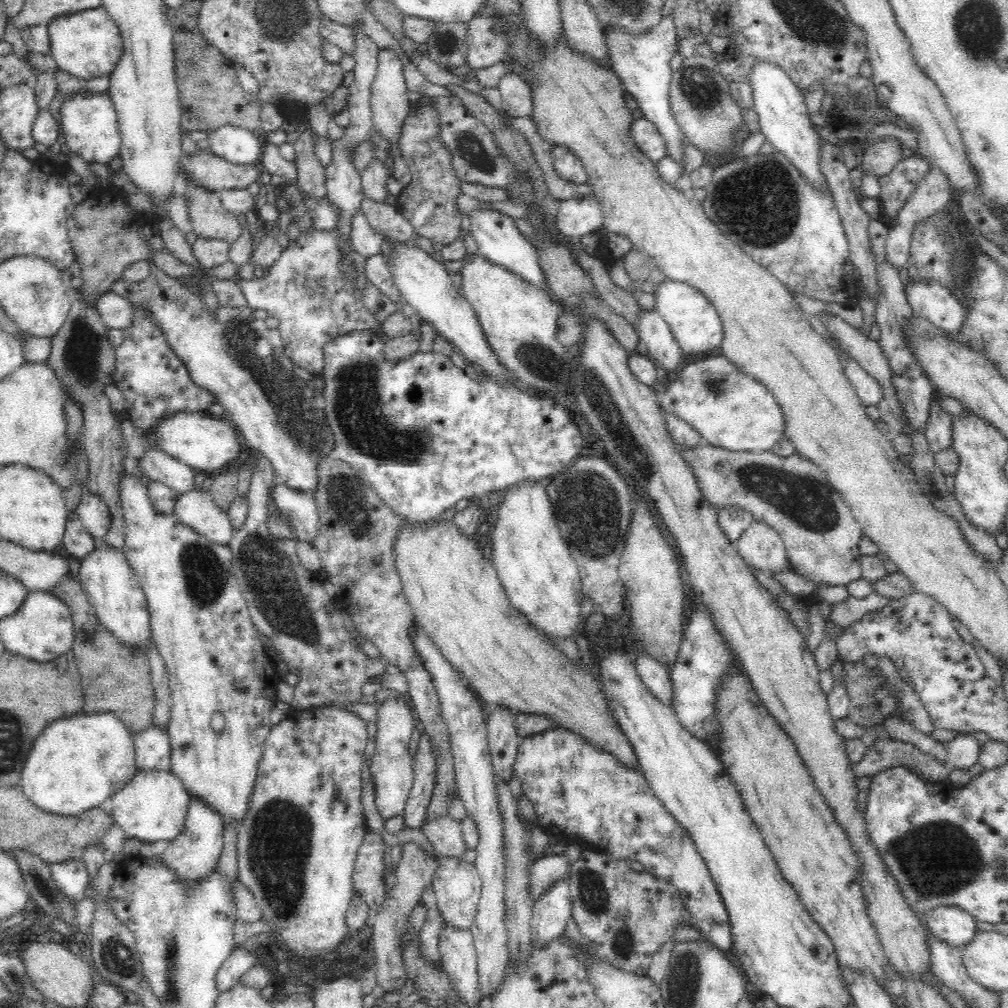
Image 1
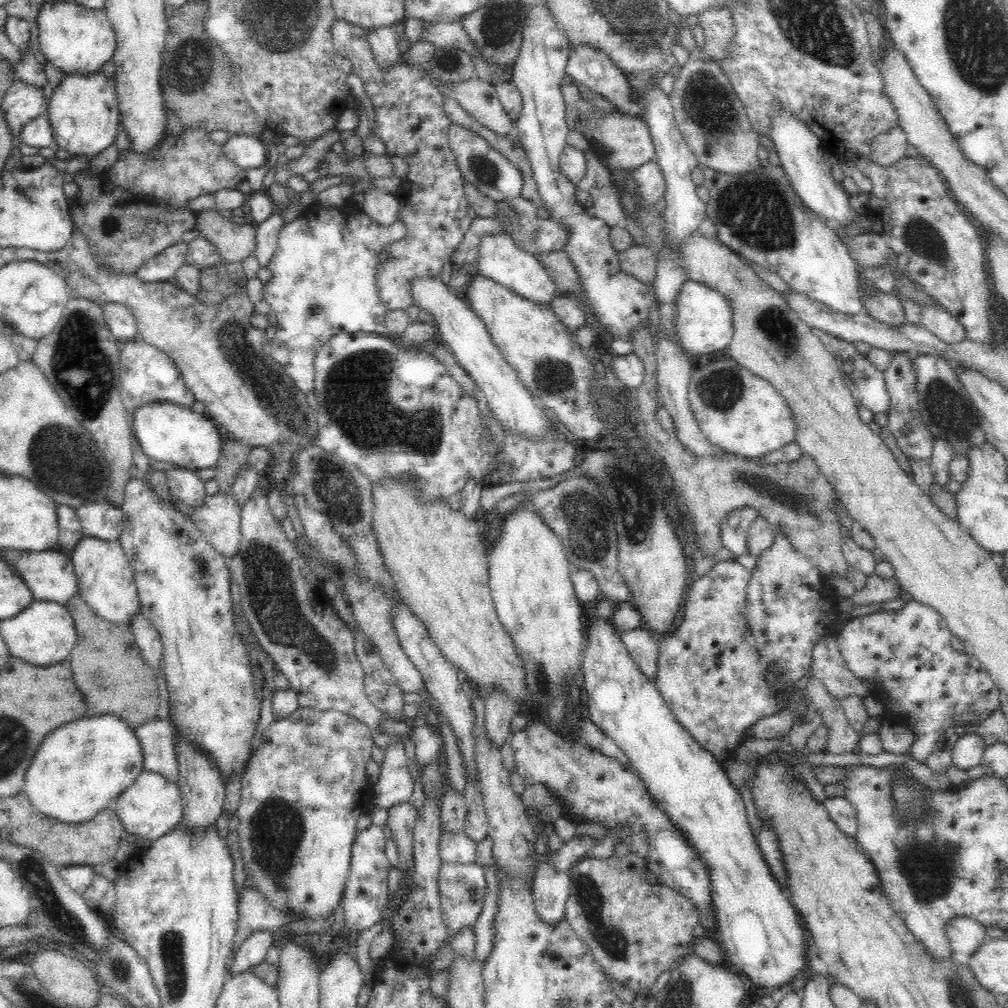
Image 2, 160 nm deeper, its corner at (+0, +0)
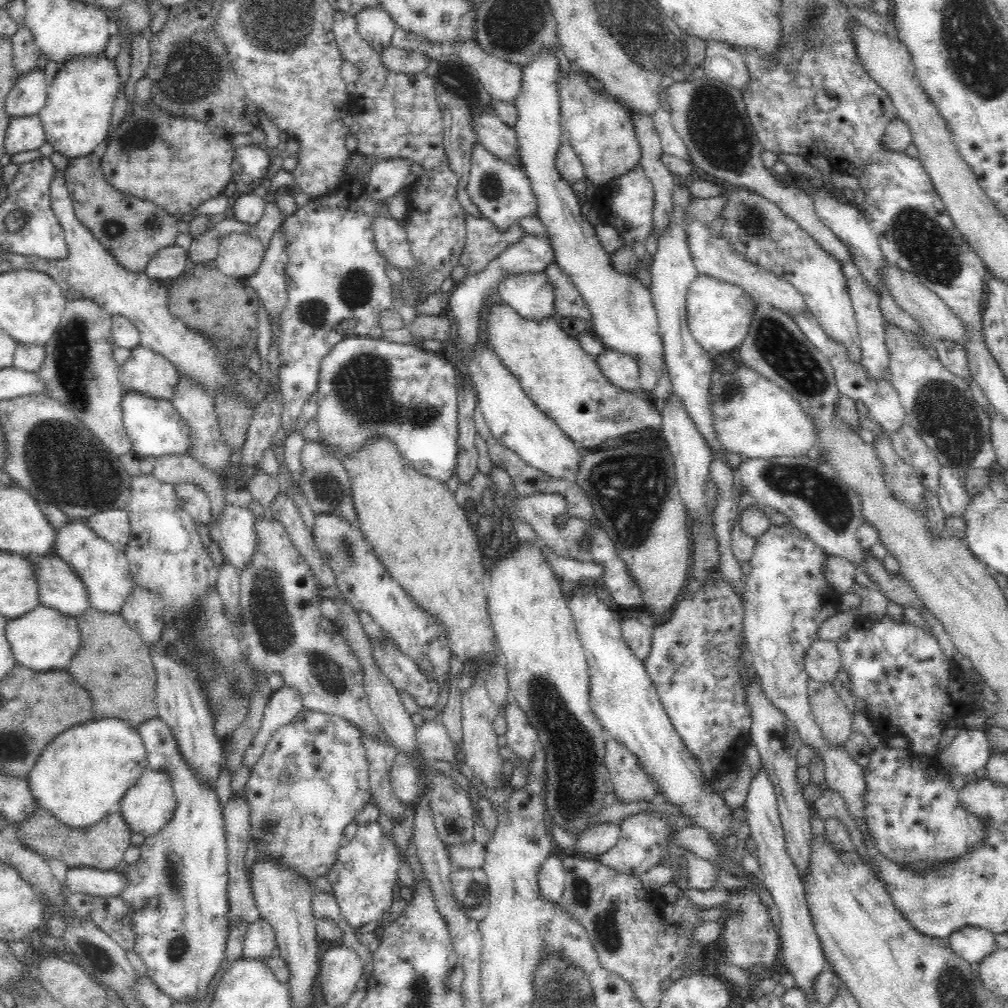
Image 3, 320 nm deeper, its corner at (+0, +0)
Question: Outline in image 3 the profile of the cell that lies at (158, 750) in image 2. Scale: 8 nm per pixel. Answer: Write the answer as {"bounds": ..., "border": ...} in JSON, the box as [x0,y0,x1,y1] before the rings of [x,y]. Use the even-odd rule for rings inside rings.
{"bounds":[121,717,229,1000],"border":[[[152,717],[142,720],[137,726],[147,752],[148,767],[168,775],[173,786],[177,804],[172,820],[165,824],[158,834],[145,837],[141,848],[142,858],[131,866],[132,872],[125,872],[128,887],[122,892],[121,898],[126,902],[132,923],[132,931],[136,934],[134,951],[144,962],[149,977],[164,993],[176,1000],[201,1000],[206,994],[206,986],[222,958],[229,936],[229,925],[226,921],[229,908],[227,900],[227,842],[223,806],[220,804],[214,786],[203,782],[186,762],[180,752],[176,737],[171,728],[161,719]],[[144,862],[146,868],[140,866]]]}

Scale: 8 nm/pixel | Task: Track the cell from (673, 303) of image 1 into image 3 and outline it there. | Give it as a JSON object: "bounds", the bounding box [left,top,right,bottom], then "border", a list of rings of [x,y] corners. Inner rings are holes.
{"bounds":[687,275,755,353],"border":[[[697,275],[690,284],[687,297],[687,325],[696,342],[711,353],[723,353],[739,347],[747,337],[755,317],[755,302],[740,286],[719,281],[708,275]]]}

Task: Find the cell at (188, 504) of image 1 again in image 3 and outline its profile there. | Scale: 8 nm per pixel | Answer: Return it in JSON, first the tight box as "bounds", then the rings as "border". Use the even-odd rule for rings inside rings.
{"bounds":[208,506,258,570],"border":[[[225,506],[220,520],[208,525],[211,540],[216,540],[221,553],[238,570],[245,569],[258,548],[256,518],[249,508]]]}

